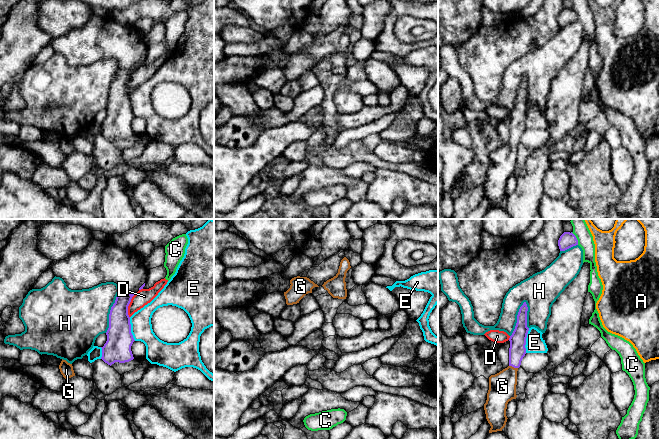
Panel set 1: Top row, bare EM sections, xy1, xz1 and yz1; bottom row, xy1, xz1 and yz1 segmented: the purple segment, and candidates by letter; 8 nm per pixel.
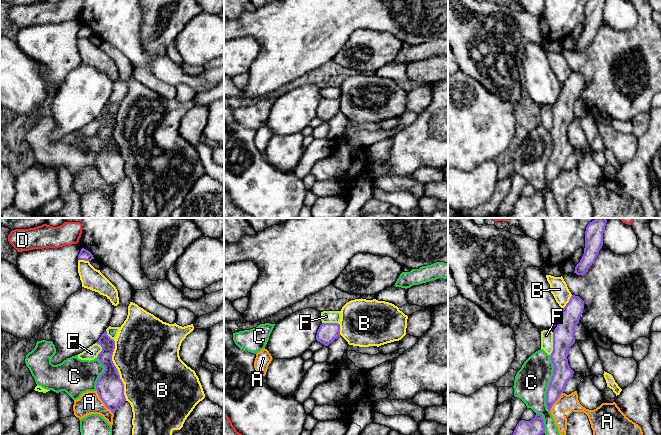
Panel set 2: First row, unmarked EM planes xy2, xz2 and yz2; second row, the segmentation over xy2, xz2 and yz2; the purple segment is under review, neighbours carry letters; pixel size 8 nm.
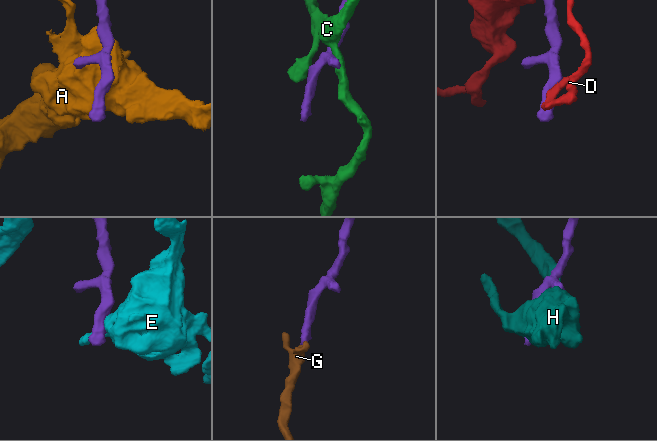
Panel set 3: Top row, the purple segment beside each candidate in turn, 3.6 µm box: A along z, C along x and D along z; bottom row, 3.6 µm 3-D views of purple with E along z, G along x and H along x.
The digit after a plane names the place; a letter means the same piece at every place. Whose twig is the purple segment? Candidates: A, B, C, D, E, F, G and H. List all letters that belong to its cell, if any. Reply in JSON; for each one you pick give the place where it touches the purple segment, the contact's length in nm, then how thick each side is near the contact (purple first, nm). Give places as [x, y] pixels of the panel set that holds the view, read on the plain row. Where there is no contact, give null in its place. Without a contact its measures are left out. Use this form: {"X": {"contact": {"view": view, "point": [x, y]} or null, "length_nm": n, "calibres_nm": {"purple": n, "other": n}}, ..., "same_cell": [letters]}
{"G": {"contact": {"view": "yz1", "point": [513, 142]}, "length_nm": 80, "calibres_nm": {"purple": 140, "other": 220}}, "same_cell": ["G"]}

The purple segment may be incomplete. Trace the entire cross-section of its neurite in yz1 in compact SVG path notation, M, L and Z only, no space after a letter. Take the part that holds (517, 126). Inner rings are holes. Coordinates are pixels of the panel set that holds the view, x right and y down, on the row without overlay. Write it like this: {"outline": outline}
{"outline": "M526 78L520 83L517 99L509 114L509 142L495 151L489 153L489 166L484 180L486 195L491 204L489 209L502 207L507 198L507 180L516 175L517 147L526 130L526 114L529 107L527 103Z"}

